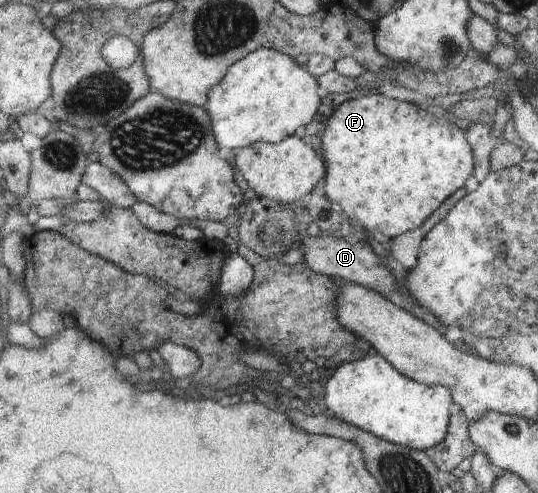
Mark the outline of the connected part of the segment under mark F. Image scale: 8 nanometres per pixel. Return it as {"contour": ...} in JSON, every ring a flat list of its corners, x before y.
{"contour":[[378,93,343,102,327,120,321,136,323,159,326,175,324,179,324,194,330,202,337,203,342,208,342,216,350,222,354,232,378,237,381,240,396,238,402,233,417,229,420,225,450,196,461,189,472,177,474,163,472,151,463,135,464,131,450,123,444,116,429,115,420,107,410,103,388,99]]}

